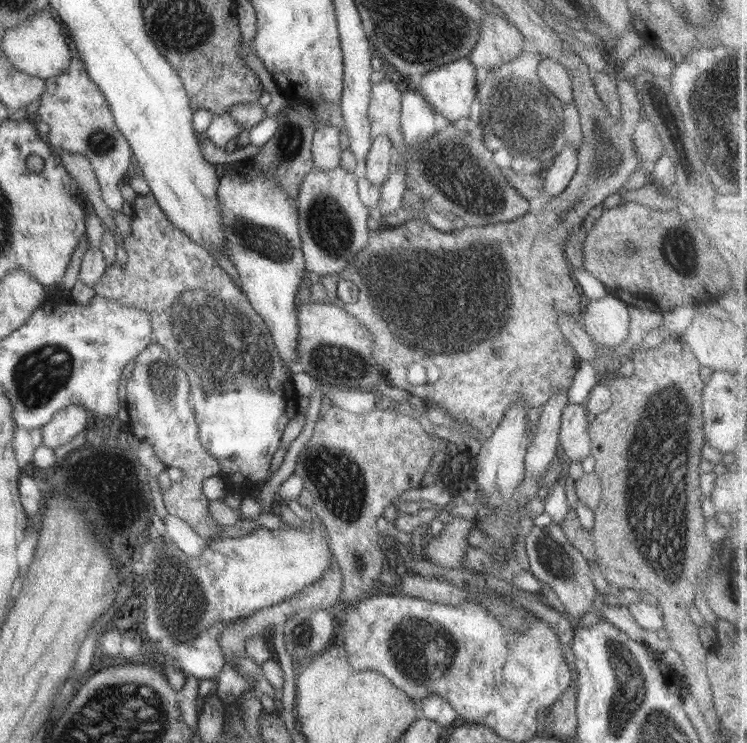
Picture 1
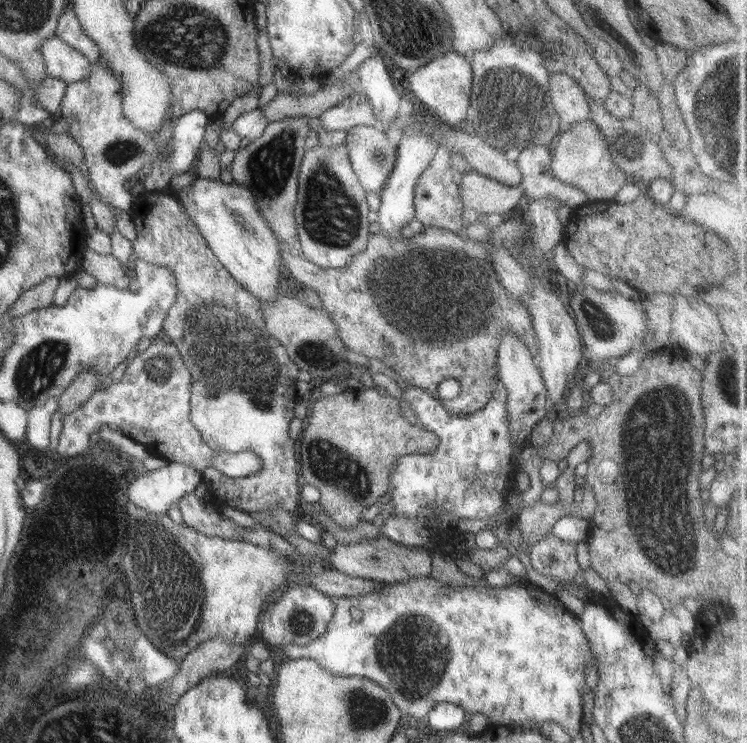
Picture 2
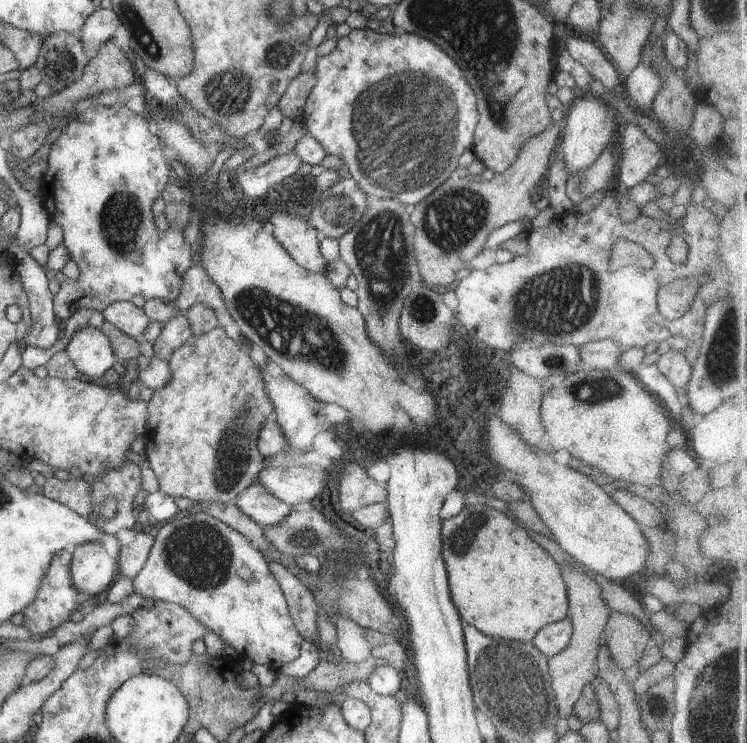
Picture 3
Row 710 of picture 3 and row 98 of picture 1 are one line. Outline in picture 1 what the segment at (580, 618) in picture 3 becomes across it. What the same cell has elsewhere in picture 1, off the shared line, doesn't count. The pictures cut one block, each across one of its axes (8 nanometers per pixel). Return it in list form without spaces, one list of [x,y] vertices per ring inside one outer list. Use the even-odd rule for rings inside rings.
[[[542,57],[537,64],[537,75],[541,83],[564,104],[573,102],[573,84],[563,64],[548,57]]]

